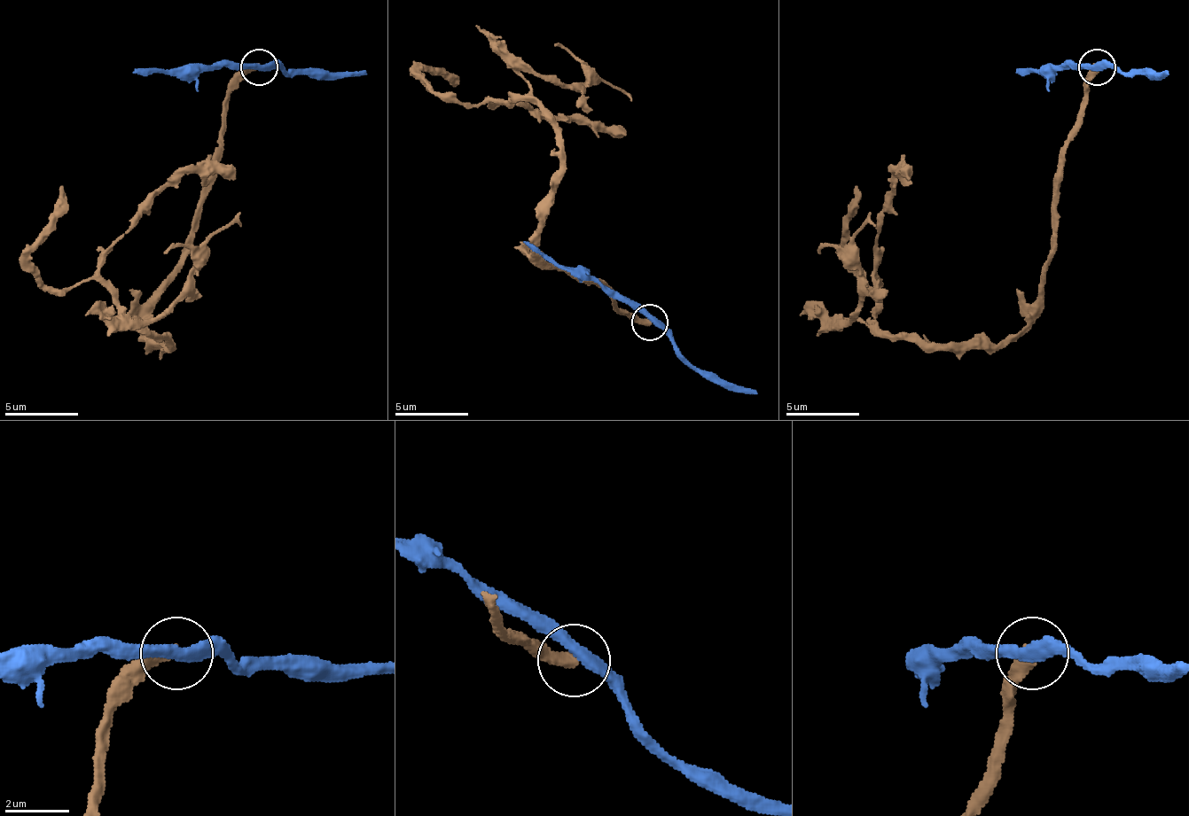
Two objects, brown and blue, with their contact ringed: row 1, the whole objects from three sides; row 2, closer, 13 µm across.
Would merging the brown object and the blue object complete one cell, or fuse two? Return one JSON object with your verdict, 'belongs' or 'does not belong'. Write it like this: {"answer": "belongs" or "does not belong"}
{"answer": "does not belong"}

